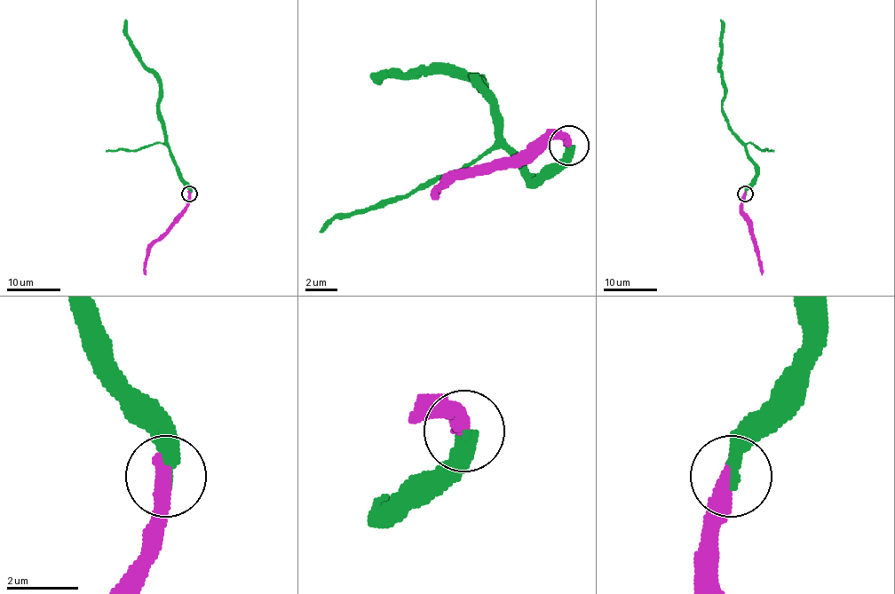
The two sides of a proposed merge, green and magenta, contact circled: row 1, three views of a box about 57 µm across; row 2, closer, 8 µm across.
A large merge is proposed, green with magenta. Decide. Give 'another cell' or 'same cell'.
same cell

